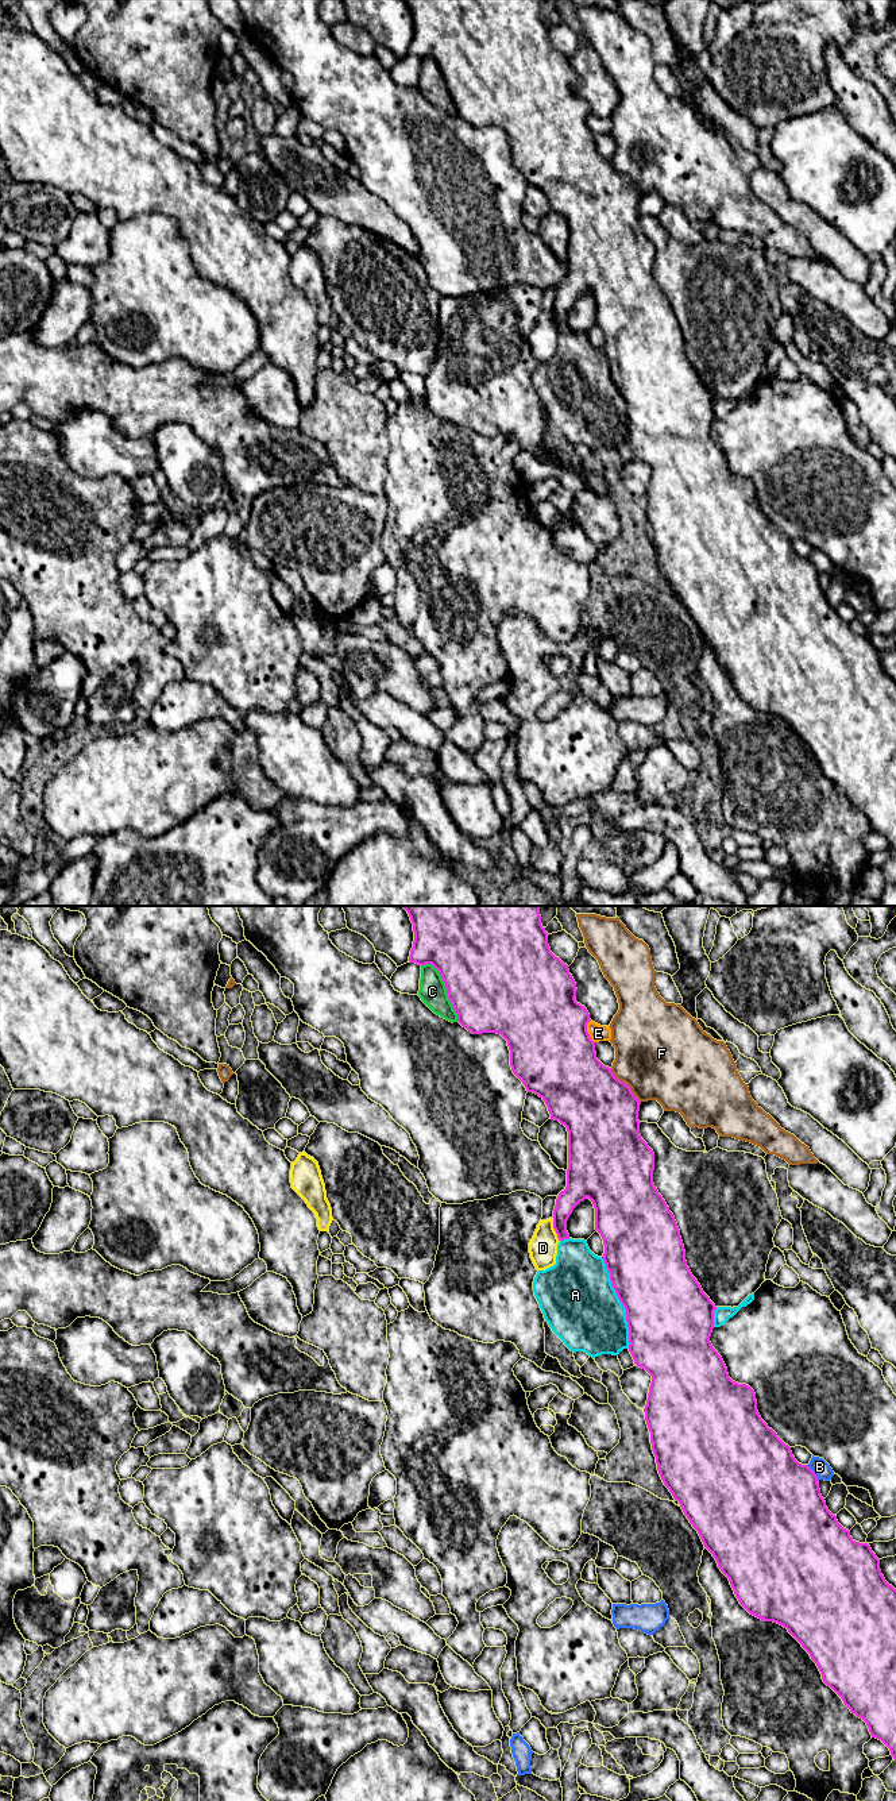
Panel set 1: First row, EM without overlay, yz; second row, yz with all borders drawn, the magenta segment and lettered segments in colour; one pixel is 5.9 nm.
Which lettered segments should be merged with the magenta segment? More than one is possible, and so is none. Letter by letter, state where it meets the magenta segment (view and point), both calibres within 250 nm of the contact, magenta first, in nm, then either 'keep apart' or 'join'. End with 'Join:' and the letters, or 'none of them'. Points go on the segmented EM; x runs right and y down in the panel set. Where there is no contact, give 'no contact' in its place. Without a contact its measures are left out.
A: meets magenta in yz at (621, 1302); 460 nm thick on the magenta side, 440 nm on the other; keep apart
B: meets magenta in yz at (814, 1473); 480 nm thick on the magenta side, 100 nm on the other; keep apart
C: meets magenta in yz at (445, 987); 500 nm thick on the magenta side, 160 nm on the other; keep apart
D: meets magenta in yz at (555, 1230); 120 nm thick on the magenta side, 170 nm on the other; keep apart
E: meets magenta in yz at (587, 1032); 500 nm thick on the magenta side, 100 nm on the other; keep apart
F: meets magenta in yz at (626, 1084); 440 nm thick on the magenta side, 500 nm on the other; keep apart
Join: none of them

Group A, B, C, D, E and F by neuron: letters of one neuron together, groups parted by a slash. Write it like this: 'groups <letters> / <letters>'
groups A / B / C / D / E / F

